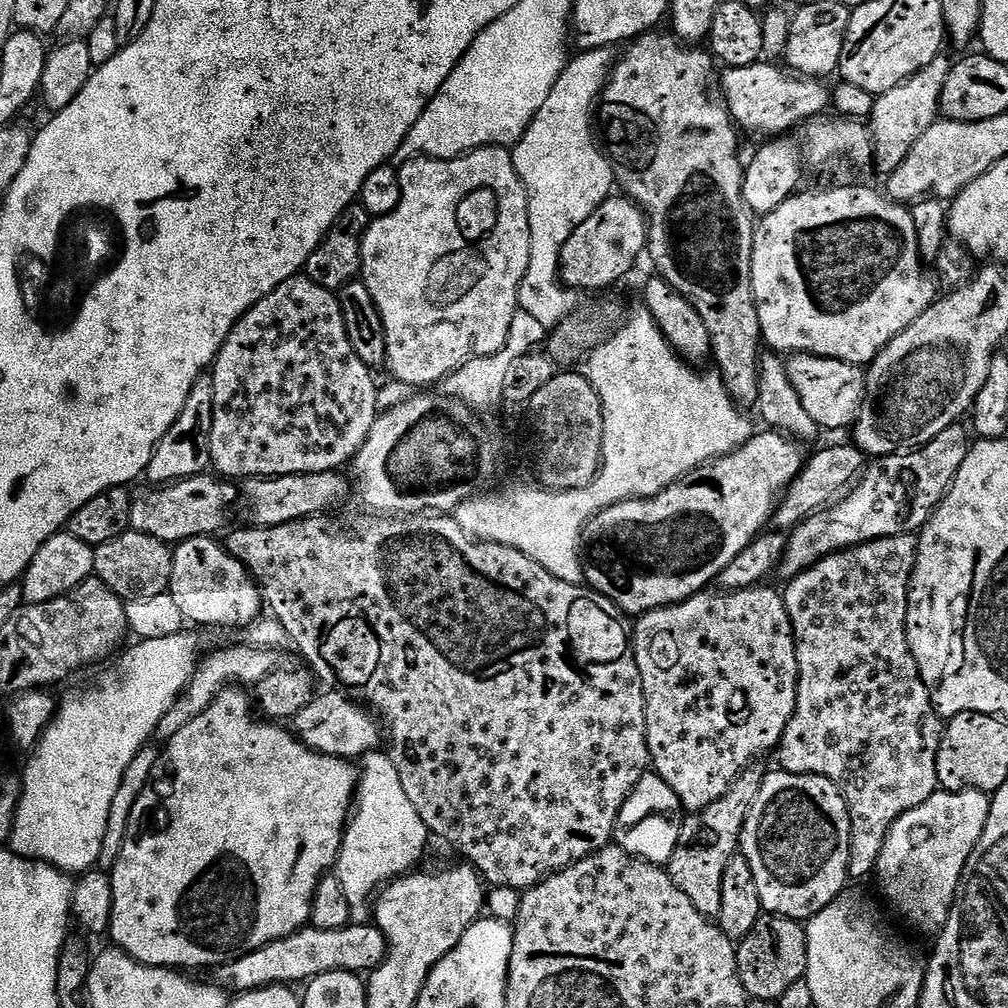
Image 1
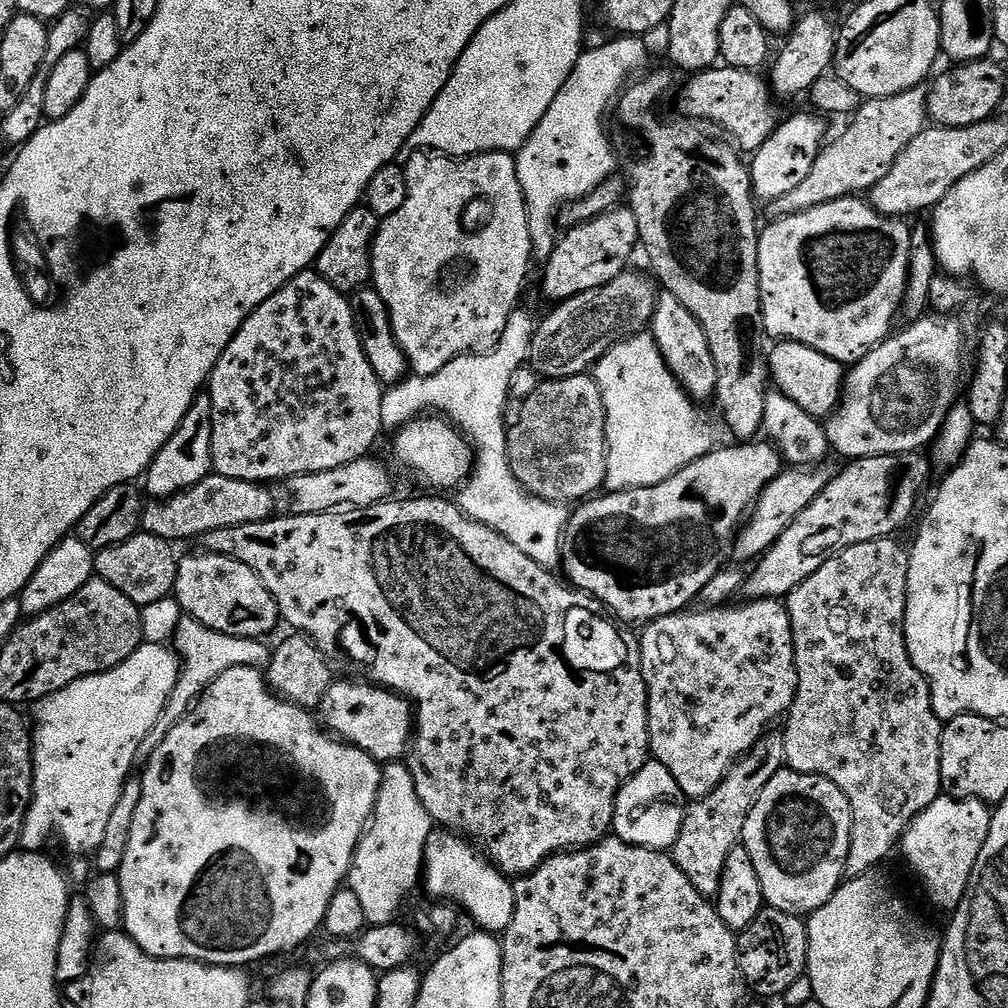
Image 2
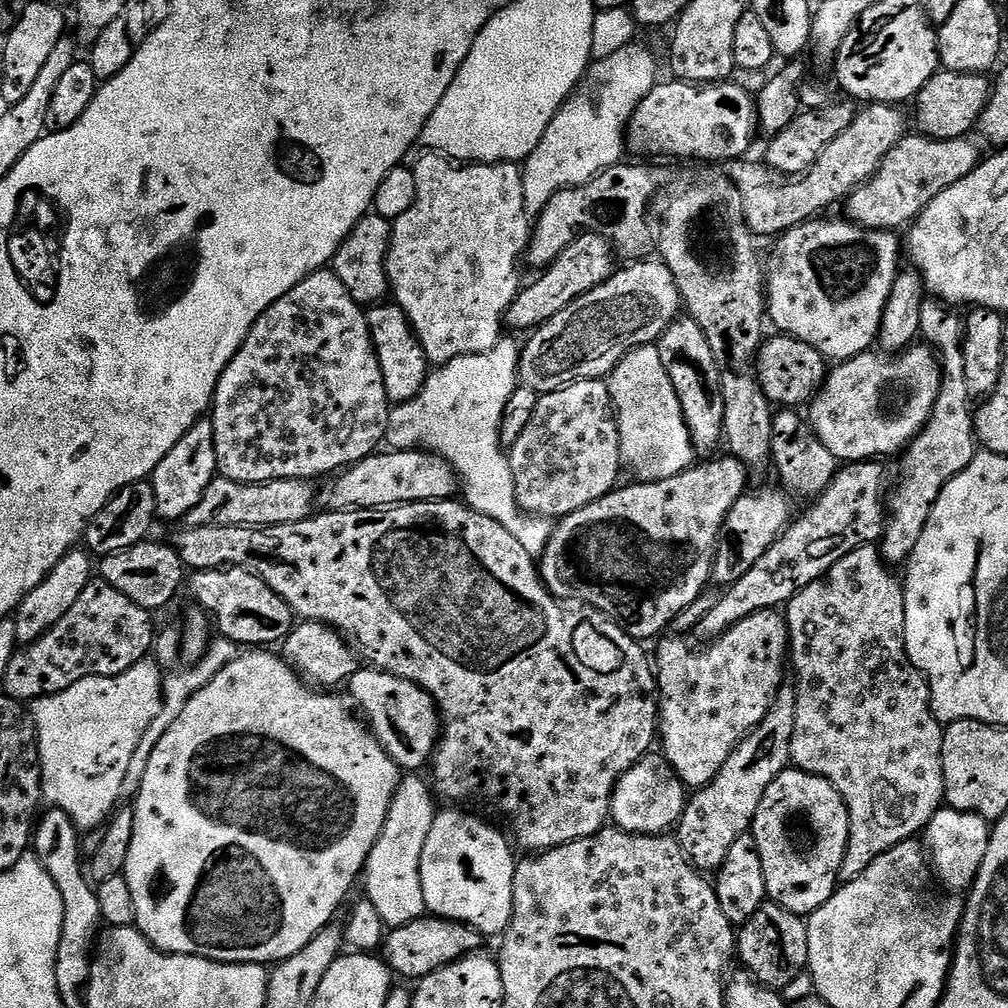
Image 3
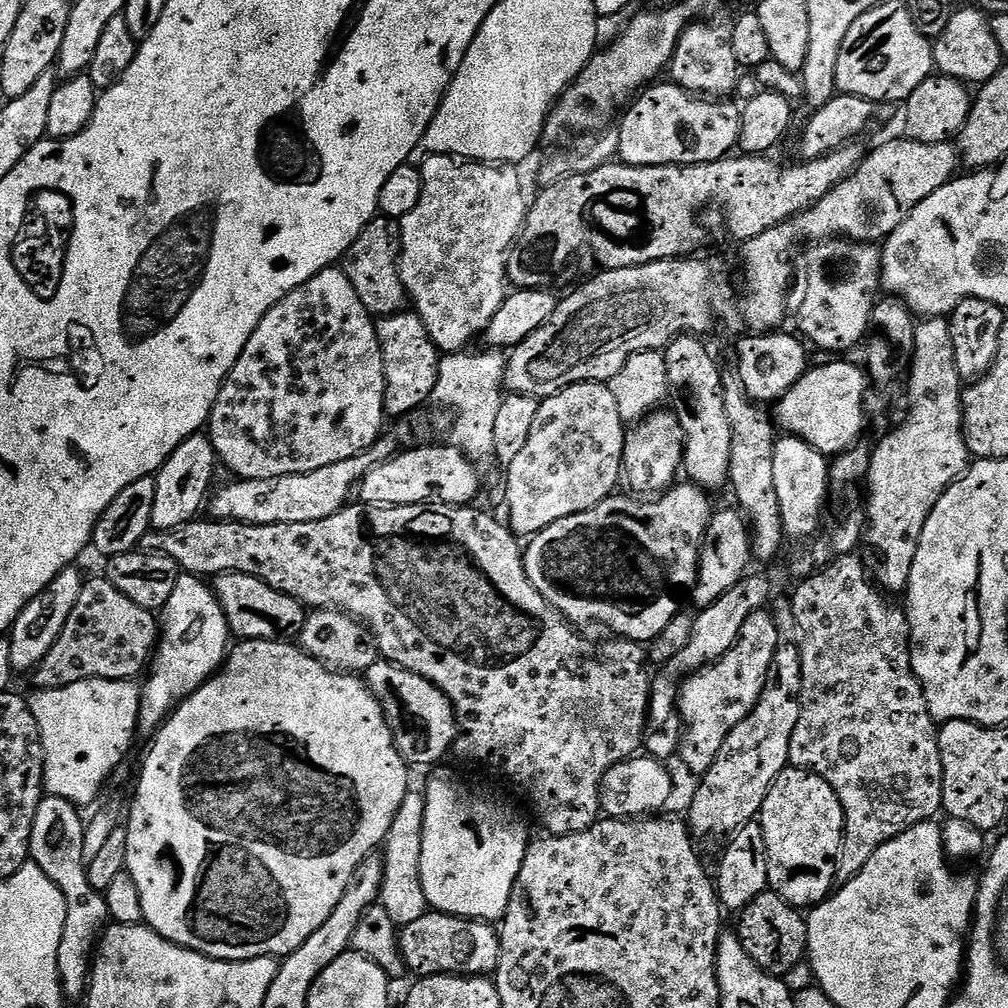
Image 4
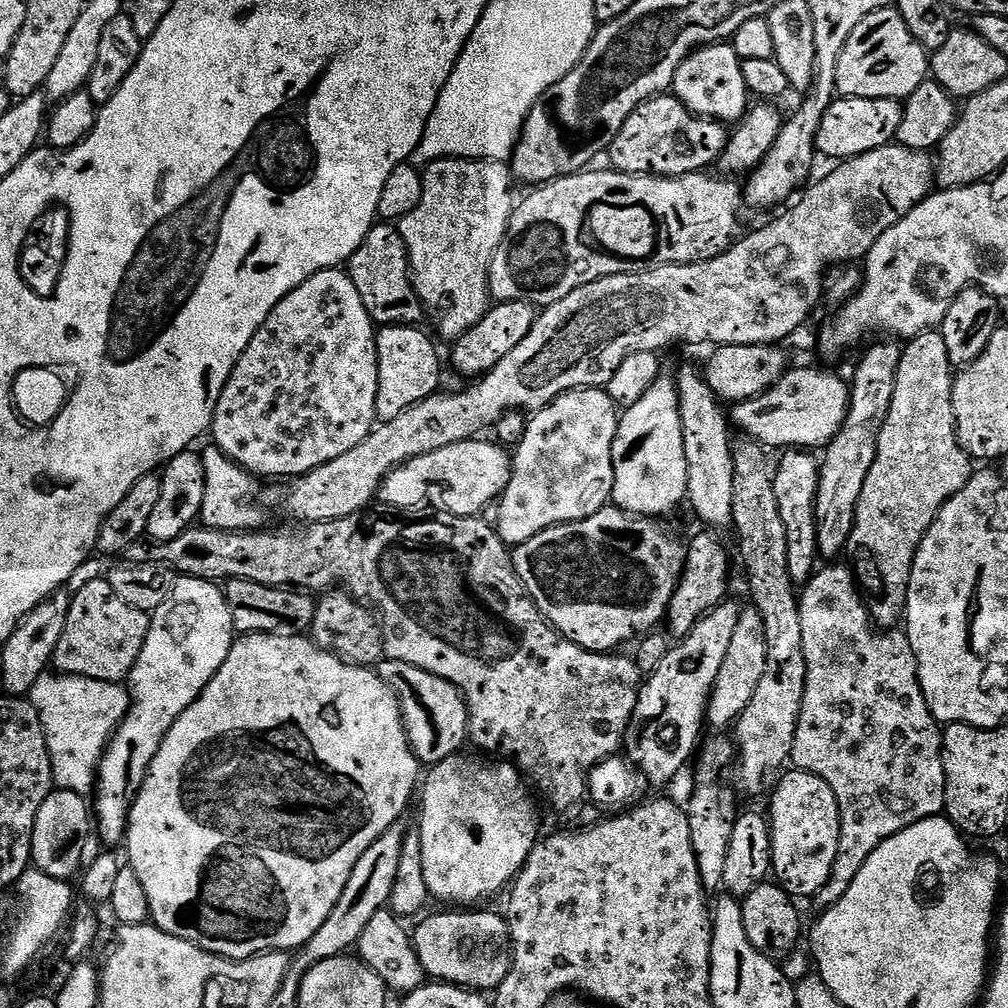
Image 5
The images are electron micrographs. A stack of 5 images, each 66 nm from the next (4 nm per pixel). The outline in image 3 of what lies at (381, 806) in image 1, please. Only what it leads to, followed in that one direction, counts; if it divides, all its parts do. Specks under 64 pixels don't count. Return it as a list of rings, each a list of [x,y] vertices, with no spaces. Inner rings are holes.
[[[408,774],[396,787],[396,796],[392,799],[392,809],[388,812],[386,822],[382,826],[382,834],[378,834],[378,842],[370,850],[362,873],[363,895],[378,910],[378,918],[382,918],[385,929],[406,926],[410,922],[421,919],[426,909],[422,898],[422,849],[426,846],[426,838],[430,834],[430,826],[434,822],[437,809],[408,808],[408,800],[404,796],[424,796],[430,792],[430,784],[420,774]]]

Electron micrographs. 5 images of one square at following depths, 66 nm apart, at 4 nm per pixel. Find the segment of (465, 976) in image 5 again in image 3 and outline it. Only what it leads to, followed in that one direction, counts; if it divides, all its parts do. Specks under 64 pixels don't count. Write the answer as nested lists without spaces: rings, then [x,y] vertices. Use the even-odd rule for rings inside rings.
[[[421,918],[406,926],[391,929],[384,937],[382,959],[397,977],[405,976],[411,982],[419,982],[439,968],[454,964],[481,951],[482,937],[475,928],[460,924],[457,920]]]

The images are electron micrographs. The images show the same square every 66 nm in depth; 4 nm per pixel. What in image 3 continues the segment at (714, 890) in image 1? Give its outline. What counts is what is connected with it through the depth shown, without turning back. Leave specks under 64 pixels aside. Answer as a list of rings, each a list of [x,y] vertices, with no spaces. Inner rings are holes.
[[[785,682],[776,691],[766,718],[762,718],[760,725],[726,758],[722,770],[718,770],[707,786],[695,789],[687,797],[674,835],[686,858],[701,872],[719,872],[722,862],[726,862],[726,854],[730,854],[730,846],[734,846],[740,836],[749,835],[758,806],[762,806],[762,798],[766,790],[770,790],[770,782],[789,767],[795,717],[796,690],[791,683]]]

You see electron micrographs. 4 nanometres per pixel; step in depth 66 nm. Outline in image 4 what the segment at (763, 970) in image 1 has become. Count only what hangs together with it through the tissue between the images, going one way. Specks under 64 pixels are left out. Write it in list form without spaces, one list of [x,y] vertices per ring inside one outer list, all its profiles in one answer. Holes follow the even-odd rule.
[[[771,890],[758,894],[750,906],[739,913],[740,928],[738,935],[742,946],[746,946],[746,954],[762,966],[771,976],[784,977],[798,963],[806,960],[808,950],[808,921],[801,909],[790,906],[777,892]]]

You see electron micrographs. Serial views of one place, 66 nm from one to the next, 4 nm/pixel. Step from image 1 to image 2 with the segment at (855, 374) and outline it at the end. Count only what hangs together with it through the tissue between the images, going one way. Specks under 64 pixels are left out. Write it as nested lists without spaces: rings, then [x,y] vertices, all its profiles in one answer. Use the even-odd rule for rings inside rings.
[[[793,340],[773,343],[766,359],[768,374],[775,391],[786,394],[786,398],[798,402],[798,406],[802,406],[806,414],[827,418],[840,407],[846,379],[845,365],[826,354],[818,354],[818,350],[810,350],[810,346],[802,346]]]

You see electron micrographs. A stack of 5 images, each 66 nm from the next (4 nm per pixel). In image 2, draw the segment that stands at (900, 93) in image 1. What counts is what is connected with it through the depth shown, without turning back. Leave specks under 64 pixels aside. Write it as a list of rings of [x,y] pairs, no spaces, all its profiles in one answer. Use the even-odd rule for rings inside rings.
[[[921,86],[902,94],[865,99],[850,123],[852,125],[833,144],[832,141],[825,143],[820,149],[810,174],[806,174],[806,179],[795,190],[771,201],[773,217],[793,216],[826,202],[871,193],[872,187],[890,174],[890,166],[898,162],[898,154],[902,154],[929,123],[928,88]]]

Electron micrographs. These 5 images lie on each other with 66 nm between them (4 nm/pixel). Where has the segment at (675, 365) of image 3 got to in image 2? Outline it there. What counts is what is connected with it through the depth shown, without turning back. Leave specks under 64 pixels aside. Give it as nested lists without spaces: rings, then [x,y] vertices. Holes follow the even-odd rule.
[[[661,291],[657,295],[650,334],[655,338],[666,366],[685,392],[697,402],[711,401],[716,395],[718,373],[714,371],[714,358],[710,355],[710,342],[706,342],[706,330],[702,330],[698,318],[694,318],[694,314],[690,314],[690,310],[686,310],[686,306],[674,298],[674,294]]]

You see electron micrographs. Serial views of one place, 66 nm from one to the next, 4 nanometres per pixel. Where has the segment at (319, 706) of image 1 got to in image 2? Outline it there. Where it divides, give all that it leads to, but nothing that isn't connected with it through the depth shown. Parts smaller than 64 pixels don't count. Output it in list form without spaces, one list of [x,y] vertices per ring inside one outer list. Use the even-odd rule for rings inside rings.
[[[337,679],[324,695],[318,716],[329,733],[370,754],[378,762],[400,762],[407,752],[409,755],[414,740],[414,708],[404,697],[387,688],[371,682],[355,684],[352,680]]]

